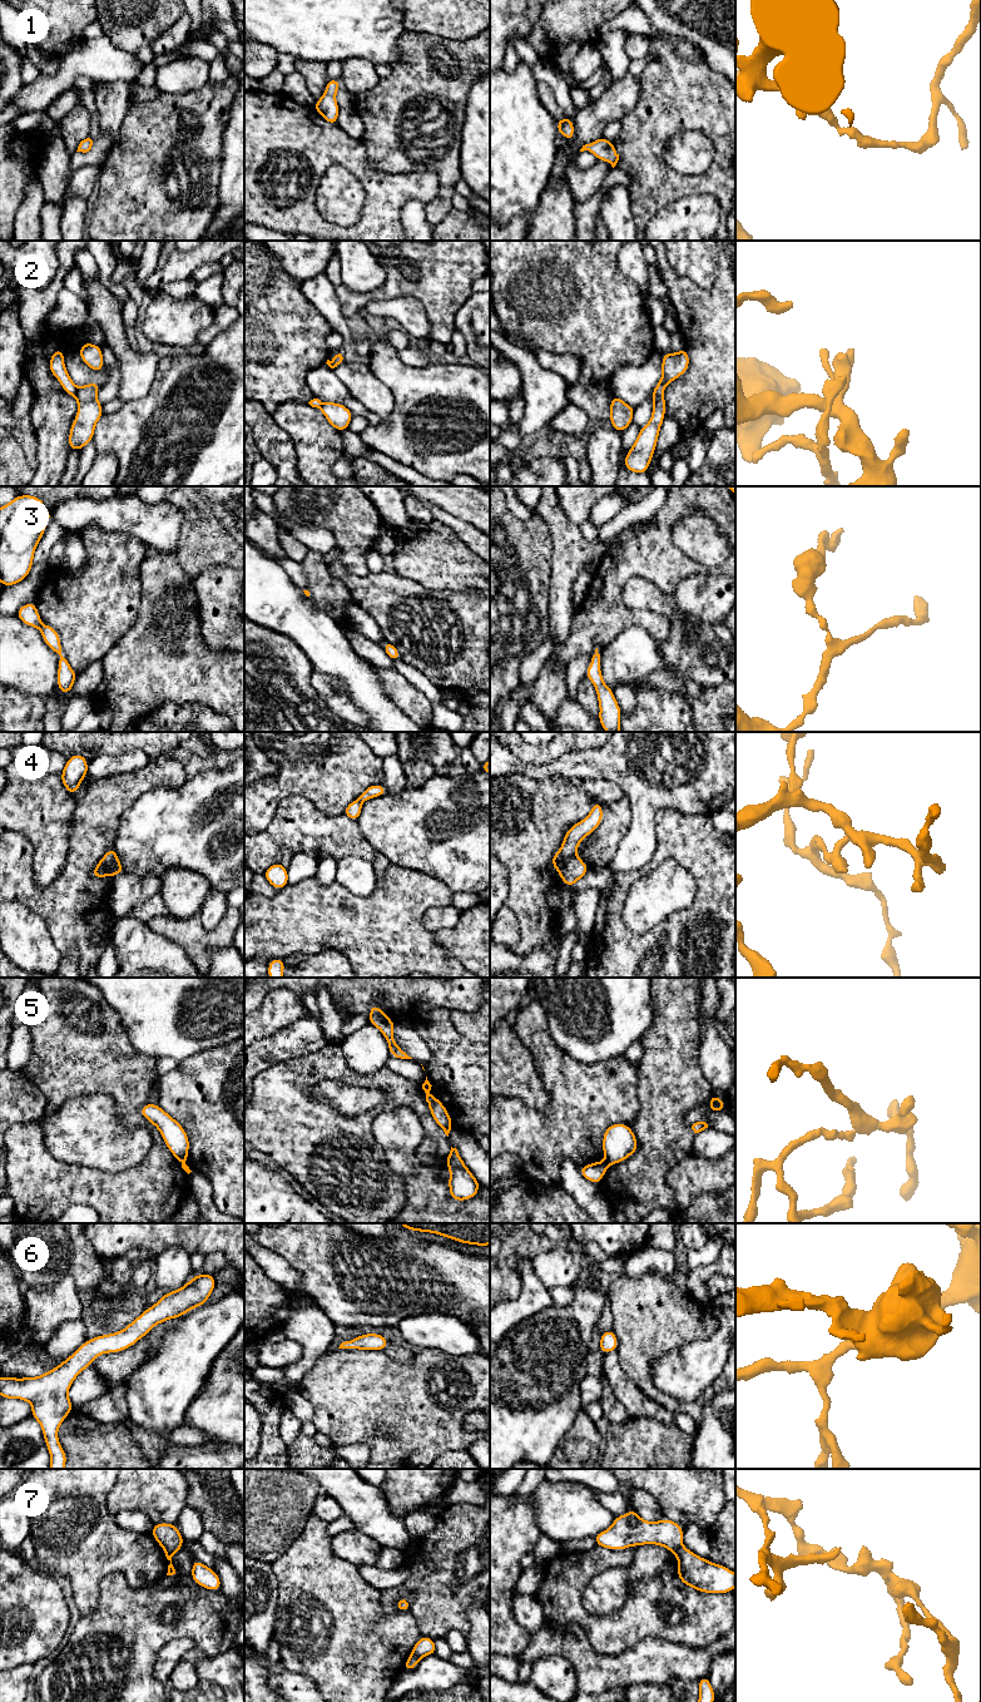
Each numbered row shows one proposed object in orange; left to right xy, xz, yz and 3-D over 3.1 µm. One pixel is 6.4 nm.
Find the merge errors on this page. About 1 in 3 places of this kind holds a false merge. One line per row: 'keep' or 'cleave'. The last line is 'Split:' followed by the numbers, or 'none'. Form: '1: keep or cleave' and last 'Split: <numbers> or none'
1: keep
2: cleave
3: keep
4: cleave
5: cleave
6: keep
7: cleave
Split: 2, 4, 5, 7

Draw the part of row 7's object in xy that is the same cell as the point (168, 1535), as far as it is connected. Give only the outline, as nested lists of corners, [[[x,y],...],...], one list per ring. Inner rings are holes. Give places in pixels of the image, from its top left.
[[[154,1524],[152,1529],[152,1535],[164,1550],[170,1552],[173,1555],[180,1550],[184,1543],[184,1539],[175,1524]]]

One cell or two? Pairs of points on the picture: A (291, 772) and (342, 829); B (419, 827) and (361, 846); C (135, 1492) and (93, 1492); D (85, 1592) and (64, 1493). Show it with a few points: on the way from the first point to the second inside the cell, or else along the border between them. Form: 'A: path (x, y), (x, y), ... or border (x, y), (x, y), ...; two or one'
A: border (307, 798), (328, 816), (342, 814); two
B: border (356, 821), (361, 835), (376, 851); two
C: border (115, 1482), (105, 1497), (105, 1507), (113, 1515); two
D: path (85, 1567), (85, 1545), (73, 1533), (69, 1518); one

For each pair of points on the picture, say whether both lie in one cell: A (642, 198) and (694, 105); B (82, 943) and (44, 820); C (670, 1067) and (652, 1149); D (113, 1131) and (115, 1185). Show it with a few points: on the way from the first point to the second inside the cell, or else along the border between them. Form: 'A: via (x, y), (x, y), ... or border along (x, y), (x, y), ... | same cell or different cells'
A: via (648, 174), (648, 147), (670, 124) | same cell
B: border along (69, 844), (67, 862), (58, 872) | different cells
C: via (668, 1087), (662, 1109), (660, 1129) | same cell
D: border along (142, 1159), (120, 1171), (100, 1171), (85, 1167) | different cells

